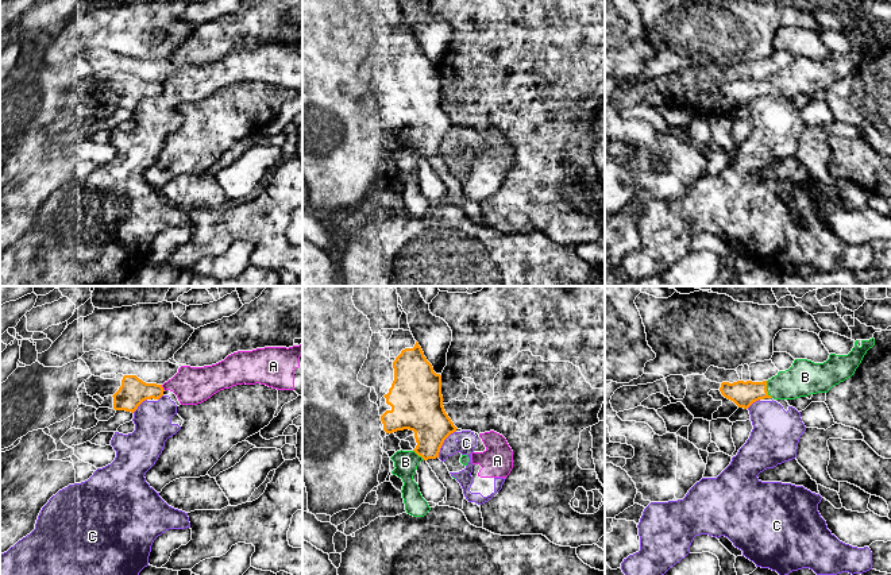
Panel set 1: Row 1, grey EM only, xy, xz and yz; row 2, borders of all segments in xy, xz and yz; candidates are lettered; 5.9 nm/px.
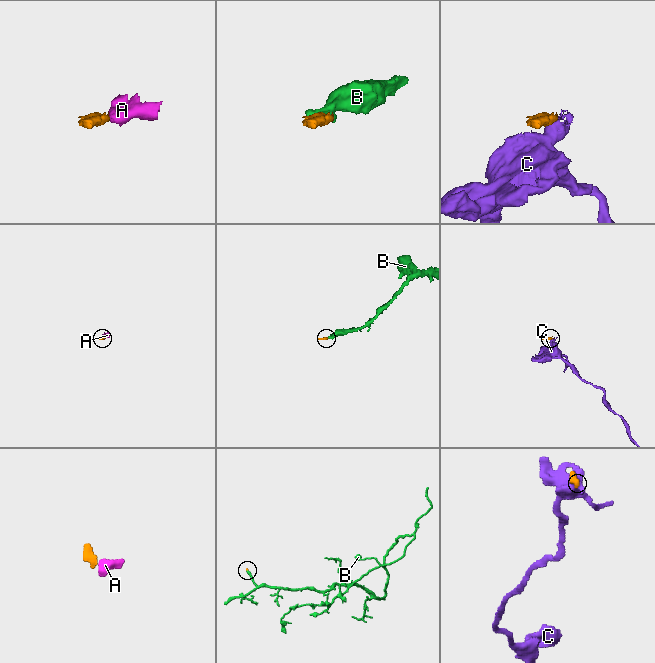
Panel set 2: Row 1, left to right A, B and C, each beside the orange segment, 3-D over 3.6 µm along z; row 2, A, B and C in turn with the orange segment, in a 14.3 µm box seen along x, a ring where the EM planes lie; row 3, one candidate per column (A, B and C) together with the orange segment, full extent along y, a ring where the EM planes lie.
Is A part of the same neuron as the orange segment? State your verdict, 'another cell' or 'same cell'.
another cell

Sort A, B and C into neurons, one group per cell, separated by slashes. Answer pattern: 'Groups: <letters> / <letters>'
Groups: A C / B

